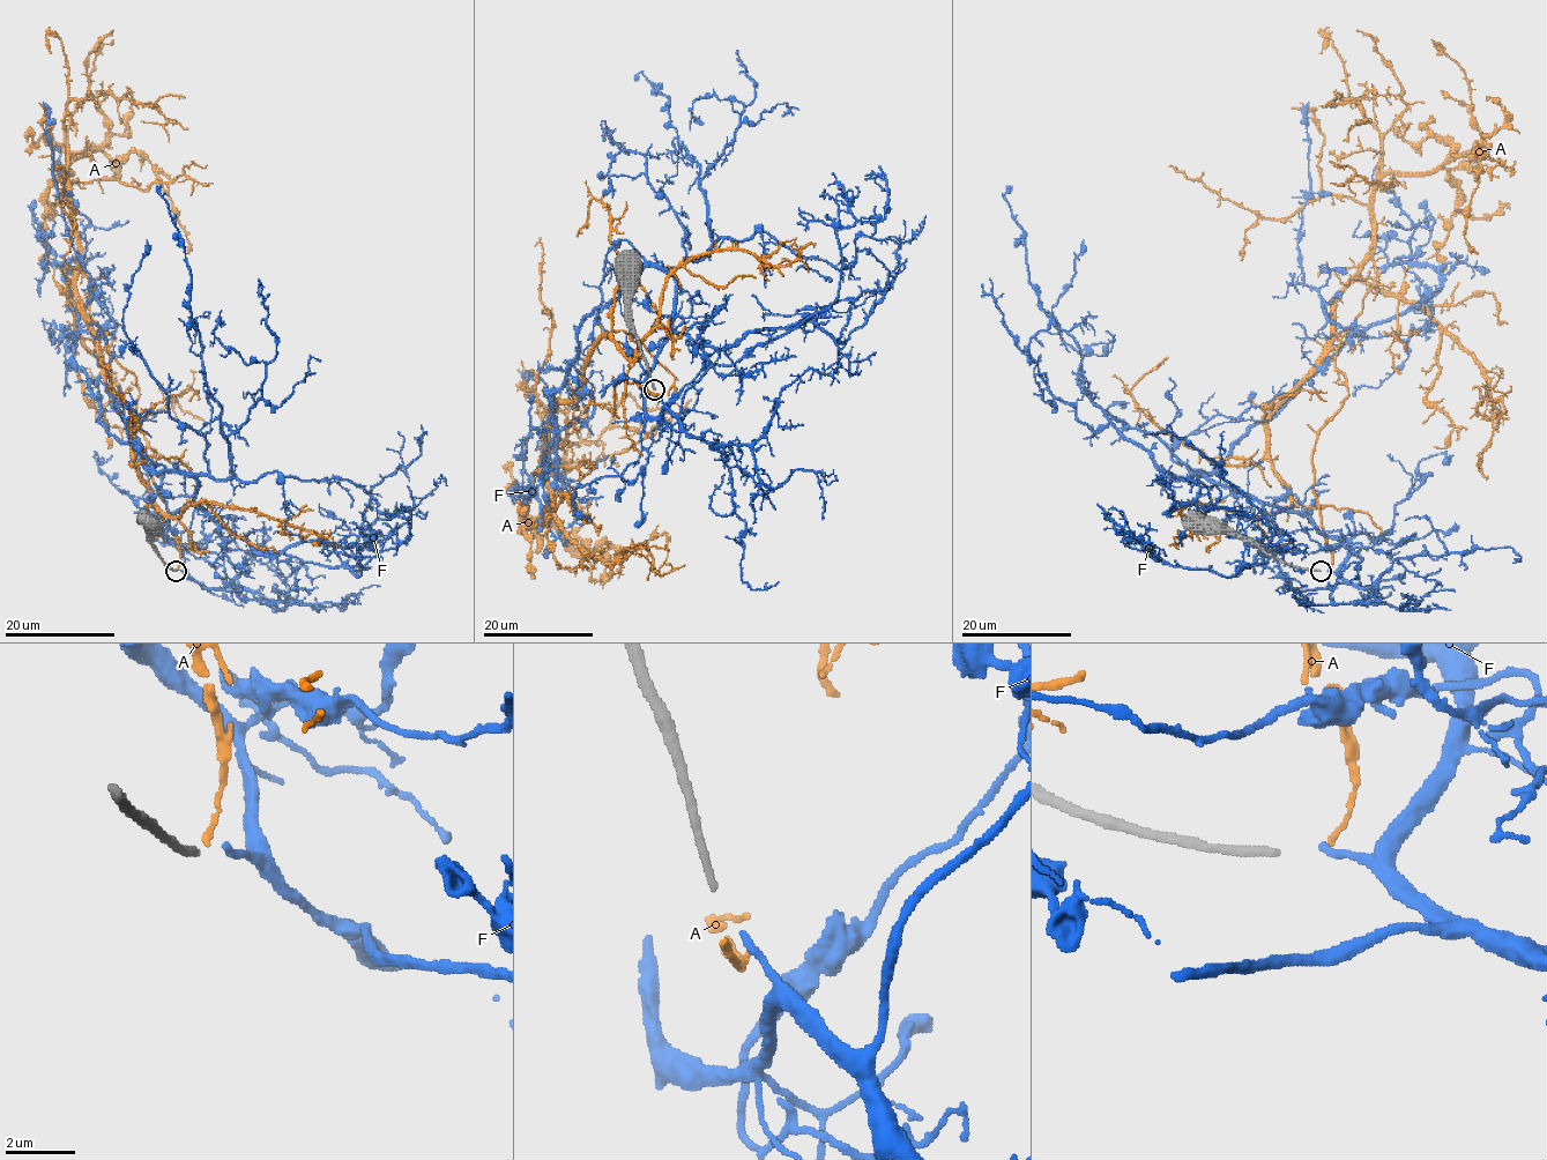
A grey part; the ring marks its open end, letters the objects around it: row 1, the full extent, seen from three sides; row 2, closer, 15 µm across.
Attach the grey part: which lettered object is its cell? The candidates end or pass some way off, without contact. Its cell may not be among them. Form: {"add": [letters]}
{"add": ["A"]}

